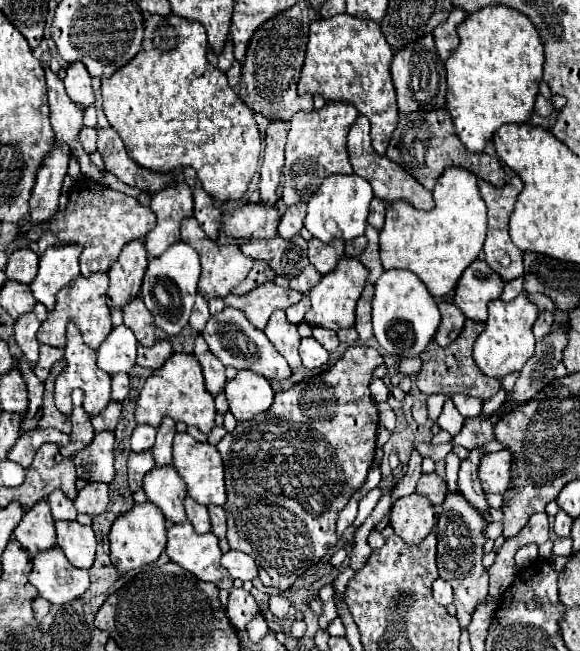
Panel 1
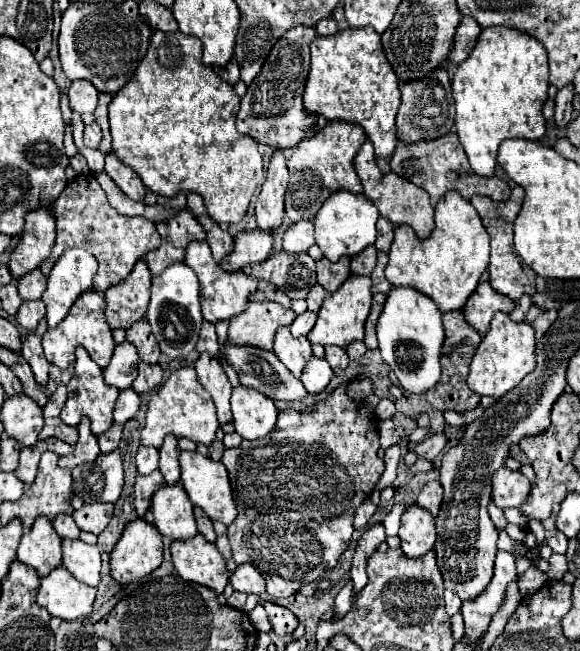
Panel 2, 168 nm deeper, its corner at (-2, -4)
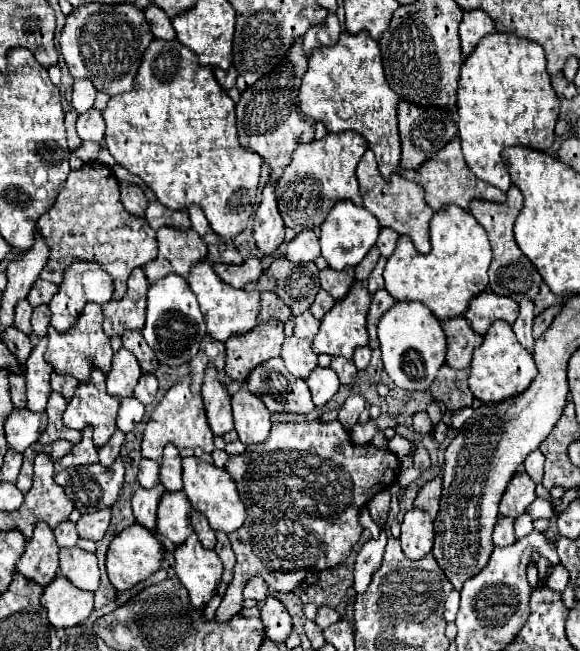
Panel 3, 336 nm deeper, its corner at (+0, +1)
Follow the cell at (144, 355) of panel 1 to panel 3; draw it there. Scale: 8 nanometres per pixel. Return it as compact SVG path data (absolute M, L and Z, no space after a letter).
M141 374L133 396L145 406L153 404L155 396L157 396L157 378L155 378L155 374Z

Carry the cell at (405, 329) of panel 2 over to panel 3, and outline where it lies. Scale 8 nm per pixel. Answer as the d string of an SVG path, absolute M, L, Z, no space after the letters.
M395 302L395 306L383 314L379 322L379 342L383 354L383 366L395 386L409 392L429 390L437 370L445 362L445 334L441 322L419 302Z

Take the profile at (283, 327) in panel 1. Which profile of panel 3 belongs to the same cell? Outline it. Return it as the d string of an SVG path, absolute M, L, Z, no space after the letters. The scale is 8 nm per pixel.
M295 336L285 338L281 358L285 360L287 370L301 380L307 380L311 370L317 368L317 354L311 348L311 340L299 340Z

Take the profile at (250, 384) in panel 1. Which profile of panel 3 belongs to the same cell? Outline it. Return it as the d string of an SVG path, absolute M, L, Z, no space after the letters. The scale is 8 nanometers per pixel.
M241 386L239 392L231 398L231 406L239 440L245 446L265 442L271 430L271 414L263 402L245 386Z

